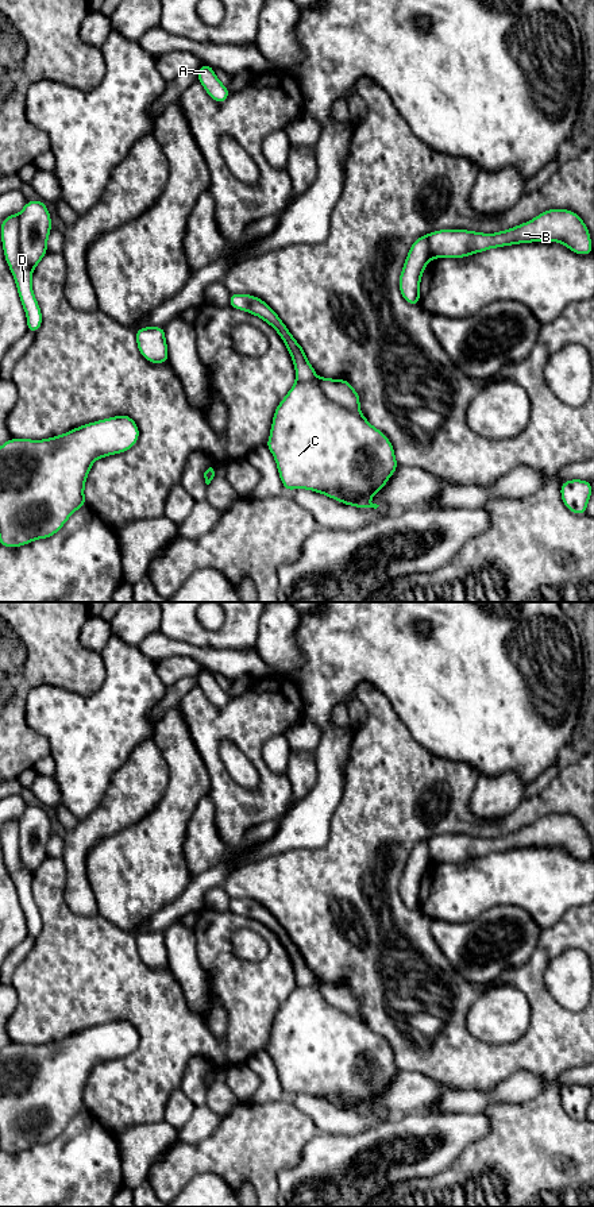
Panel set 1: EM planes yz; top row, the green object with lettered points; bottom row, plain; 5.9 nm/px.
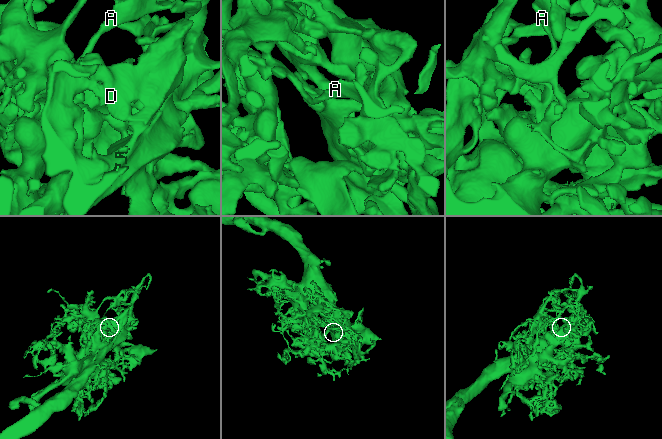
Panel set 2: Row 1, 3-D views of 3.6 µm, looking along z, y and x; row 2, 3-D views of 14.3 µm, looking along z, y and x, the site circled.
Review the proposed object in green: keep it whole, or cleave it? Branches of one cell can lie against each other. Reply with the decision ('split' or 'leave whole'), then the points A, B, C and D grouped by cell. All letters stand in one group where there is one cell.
leave whole | A B C D

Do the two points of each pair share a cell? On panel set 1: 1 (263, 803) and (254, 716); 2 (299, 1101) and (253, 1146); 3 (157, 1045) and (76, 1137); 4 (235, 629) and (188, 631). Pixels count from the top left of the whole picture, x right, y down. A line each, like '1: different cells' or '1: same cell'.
1: same cell
2: different cells
3: different cells
4: same cell

